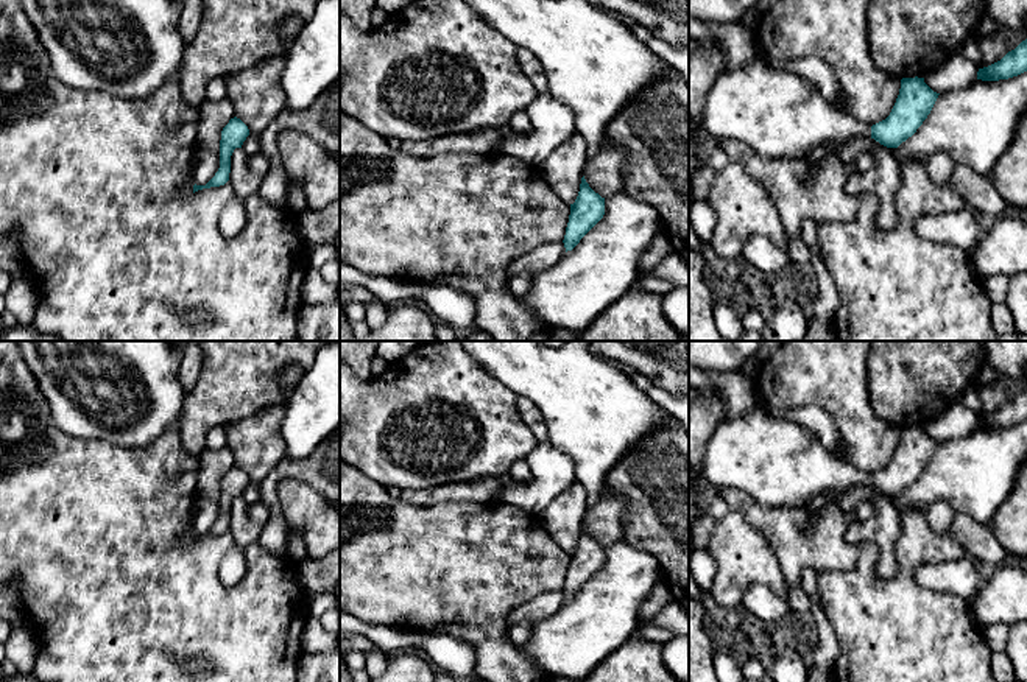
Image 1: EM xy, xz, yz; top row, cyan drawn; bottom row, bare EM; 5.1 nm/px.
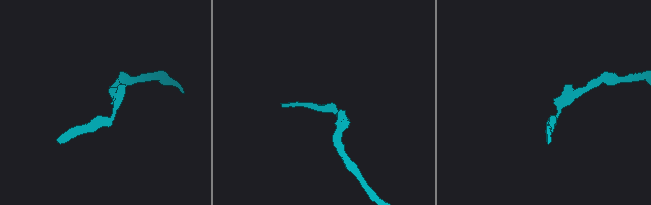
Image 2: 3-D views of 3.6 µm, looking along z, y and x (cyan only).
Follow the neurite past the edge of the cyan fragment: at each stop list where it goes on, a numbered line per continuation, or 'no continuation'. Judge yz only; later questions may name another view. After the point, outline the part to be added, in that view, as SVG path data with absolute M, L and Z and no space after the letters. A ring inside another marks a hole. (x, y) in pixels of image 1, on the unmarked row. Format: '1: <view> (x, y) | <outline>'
1: yz (778, 463) | M764 405L732 420L722 422L711 434L700 462L698 478L709 490L737 489L762 506L801 506L820 492L846 492L871 486L871 475L838 461L810 430L773 417Z

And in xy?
no continuation

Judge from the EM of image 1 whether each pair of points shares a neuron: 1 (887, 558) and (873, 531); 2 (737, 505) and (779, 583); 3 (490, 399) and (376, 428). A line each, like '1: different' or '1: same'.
1: same
2: different
3: same

